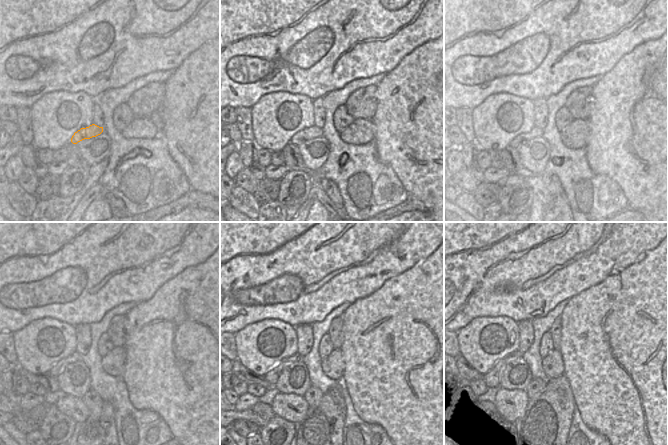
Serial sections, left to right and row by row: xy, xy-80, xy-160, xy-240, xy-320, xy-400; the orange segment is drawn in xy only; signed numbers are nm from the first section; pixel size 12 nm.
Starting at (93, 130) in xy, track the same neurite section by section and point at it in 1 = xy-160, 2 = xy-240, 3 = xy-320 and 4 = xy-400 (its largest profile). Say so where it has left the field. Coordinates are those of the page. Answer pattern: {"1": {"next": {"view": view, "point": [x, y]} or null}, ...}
{"1": {"next": {"view": "xy-160", "point": [535, 132]}}, "2": {"next": {"view": "xy-240", "point": [57, 368]}}, "3": {"next": {"view": "xy-320", "point": [272, 376]}}, "4": {"next": {"view": "xy-400", "point": [491, 379]}}}

